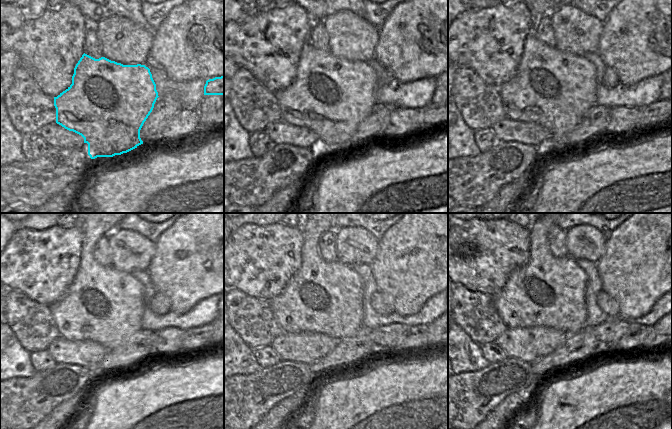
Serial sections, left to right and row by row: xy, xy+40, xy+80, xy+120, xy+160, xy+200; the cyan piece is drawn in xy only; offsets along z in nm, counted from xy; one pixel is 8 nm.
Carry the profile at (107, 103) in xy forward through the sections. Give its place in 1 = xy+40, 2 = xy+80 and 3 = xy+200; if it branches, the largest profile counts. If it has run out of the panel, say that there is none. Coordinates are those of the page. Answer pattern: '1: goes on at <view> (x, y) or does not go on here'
1: goes on at xy+40 (330, 96)
2: goes on at xy+80 (551, 88)
3: goes on at xy+200 (547, 291)

